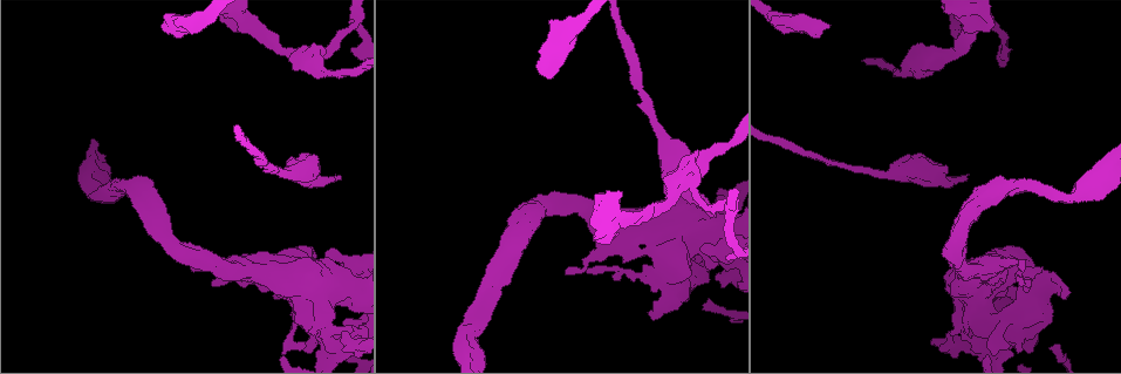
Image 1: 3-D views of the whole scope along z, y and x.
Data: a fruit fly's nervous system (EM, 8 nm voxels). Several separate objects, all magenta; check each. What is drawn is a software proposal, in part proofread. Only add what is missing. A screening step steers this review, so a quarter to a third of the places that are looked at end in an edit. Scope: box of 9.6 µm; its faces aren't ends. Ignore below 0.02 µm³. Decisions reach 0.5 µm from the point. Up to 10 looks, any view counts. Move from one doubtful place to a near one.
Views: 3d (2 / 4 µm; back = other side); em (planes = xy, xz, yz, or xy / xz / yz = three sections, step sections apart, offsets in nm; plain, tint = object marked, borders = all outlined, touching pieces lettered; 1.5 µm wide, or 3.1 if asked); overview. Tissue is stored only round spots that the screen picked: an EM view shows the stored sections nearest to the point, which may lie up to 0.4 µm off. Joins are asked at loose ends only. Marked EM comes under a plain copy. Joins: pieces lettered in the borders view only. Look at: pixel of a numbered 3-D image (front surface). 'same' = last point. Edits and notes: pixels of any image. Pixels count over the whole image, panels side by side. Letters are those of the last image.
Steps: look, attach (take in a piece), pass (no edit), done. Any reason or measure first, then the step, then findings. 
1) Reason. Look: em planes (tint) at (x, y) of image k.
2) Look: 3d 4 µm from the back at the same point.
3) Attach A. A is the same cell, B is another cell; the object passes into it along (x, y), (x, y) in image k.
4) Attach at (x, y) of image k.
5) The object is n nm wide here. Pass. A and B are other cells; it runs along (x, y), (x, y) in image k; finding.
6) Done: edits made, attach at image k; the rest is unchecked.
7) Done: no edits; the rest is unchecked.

An open end. Look: em planes (tint) at (919, 50) of image 1.

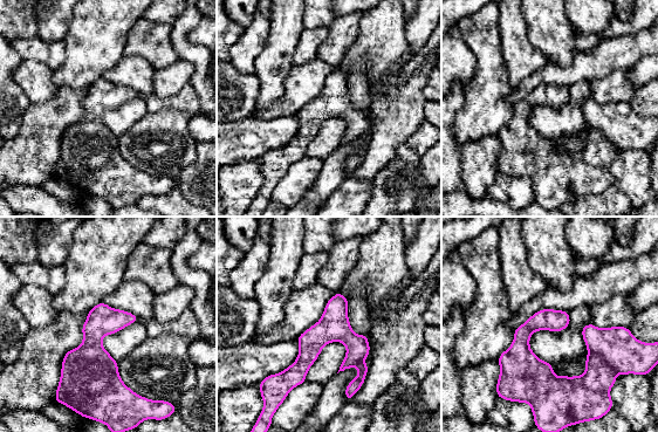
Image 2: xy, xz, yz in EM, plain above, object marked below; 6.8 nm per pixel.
What lies round it. Look: em planes (borders) at the same point.

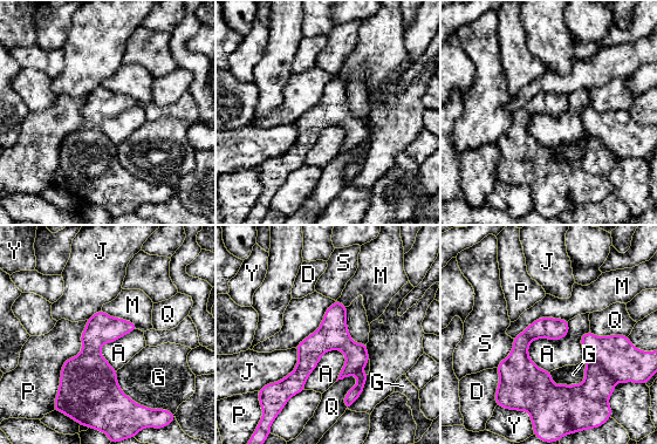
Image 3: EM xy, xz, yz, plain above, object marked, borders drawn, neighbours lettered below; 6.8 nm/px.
Pass. A, D, G, J, M, P, Q, S and Y are other cells; none of them fits.

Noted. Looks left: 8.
Look: em planes (tint) at (963, 178) of image 1.

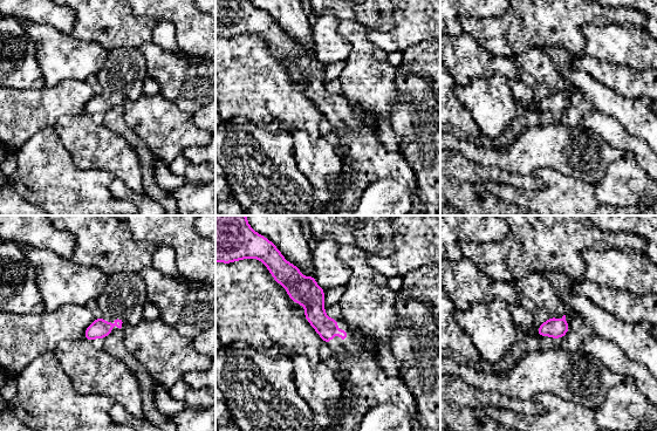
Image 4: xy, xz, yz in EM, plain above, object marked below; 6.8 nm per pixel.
See the neighbours. Look: em planes (borders) at the same point.

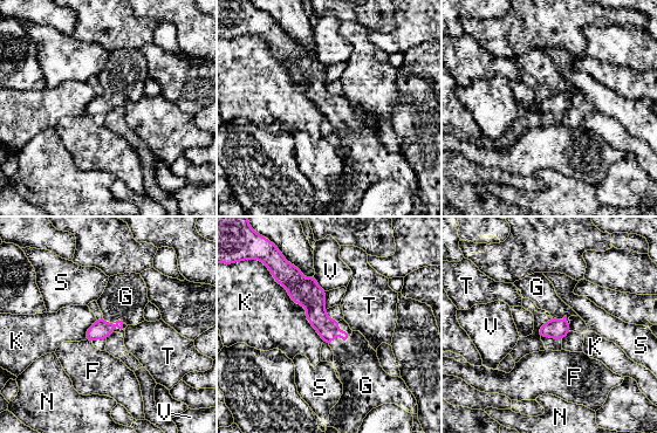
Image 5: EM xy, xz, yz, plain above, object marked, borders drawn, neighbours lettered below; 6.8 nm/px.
The object is 140 nm wide here. Attach at (540, 290) of image 5. G is the same cell, F, K, N, S, T and V are other cells; the object passes into it along (555, 329), (563, 318), (540, 290) in image 5; the neuron continues.

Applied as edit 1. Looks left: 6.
Look: overview.

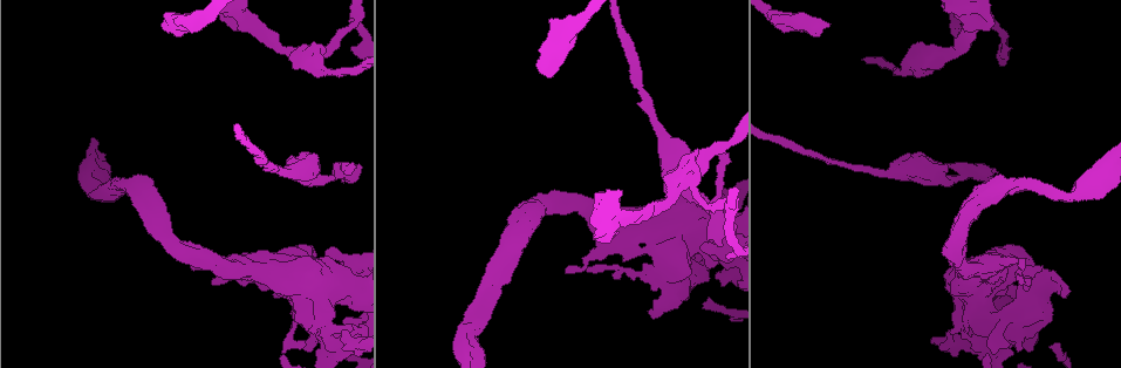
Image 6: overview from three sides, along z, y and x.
Thick end. Look: 3d 4 µm at (235, 31) of image 6.

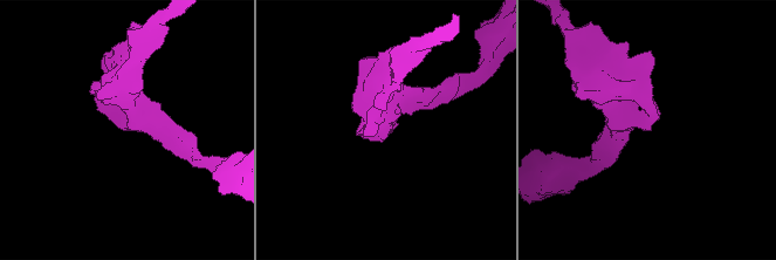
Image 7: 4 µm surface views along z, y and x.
Look: em planes (borders) at (125, 128) of image 7.

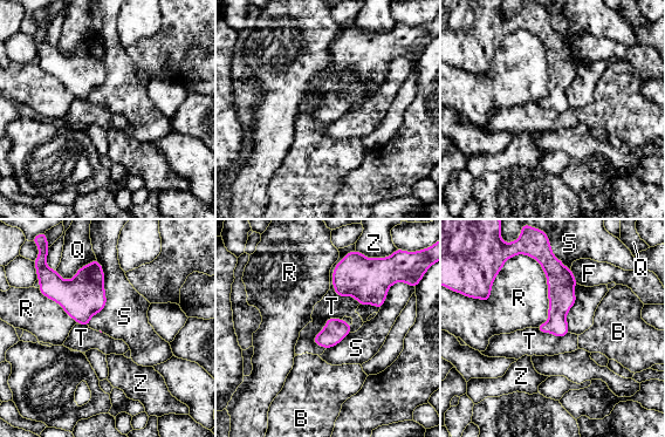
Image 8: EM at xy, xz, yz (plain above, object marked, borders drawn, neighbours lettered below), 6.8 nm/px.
Pass. B, F, Q, R, S, T and Z are other cells; a border runs along (348, 253), (333, 288), (360, 304) in image 8; no lettered piece goes on from it.

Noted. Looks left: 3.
Done: edits made, attach at image 5; the rest is unchecked.

